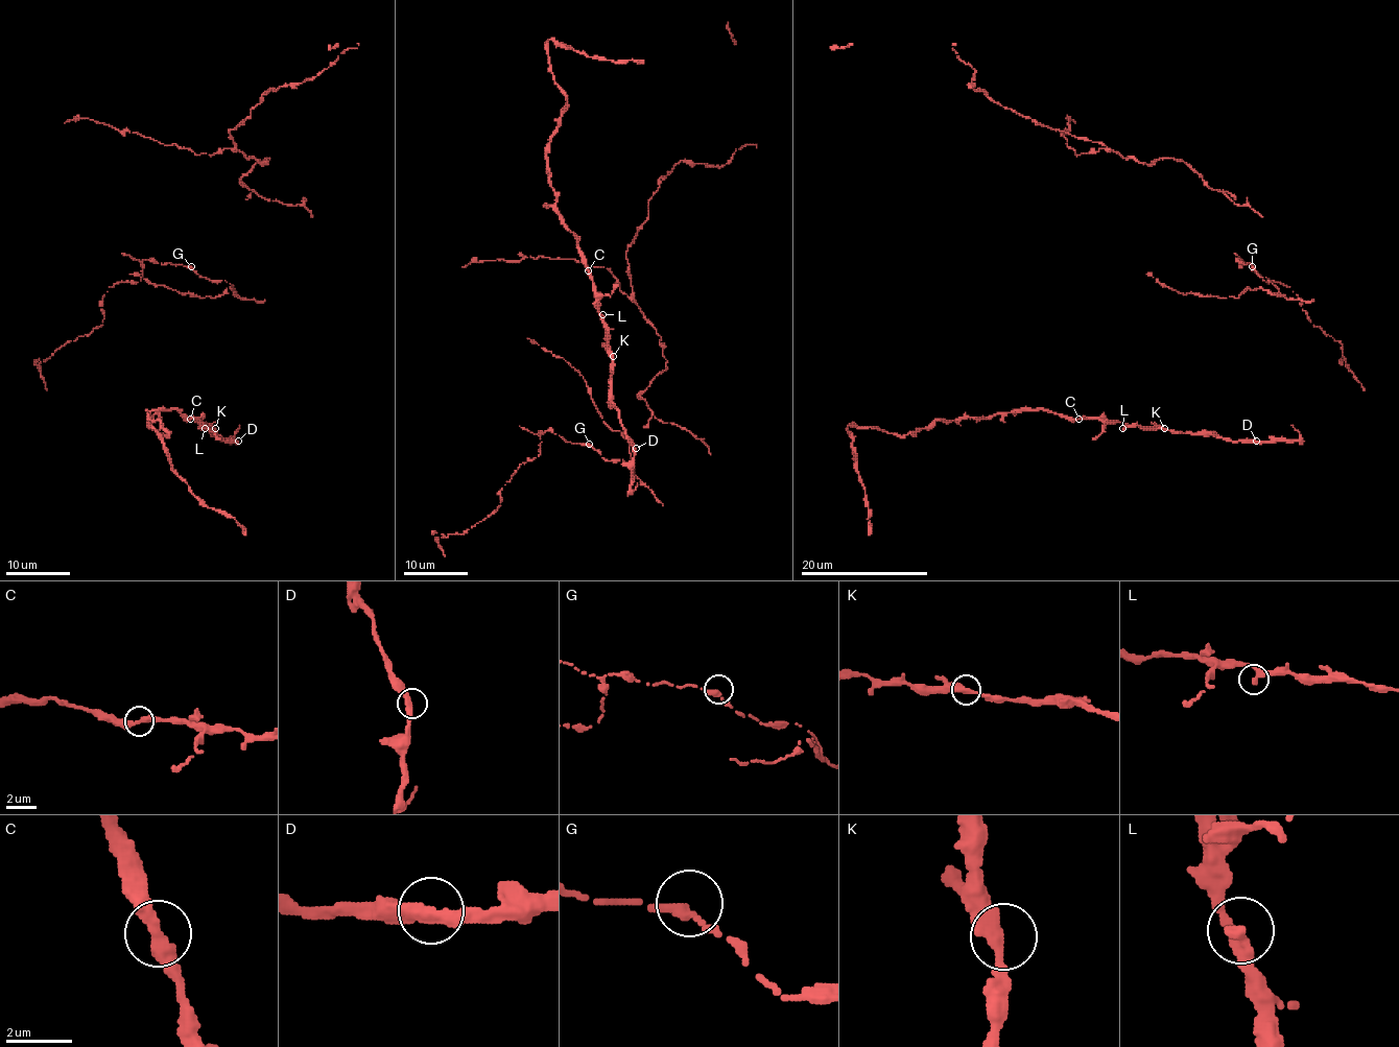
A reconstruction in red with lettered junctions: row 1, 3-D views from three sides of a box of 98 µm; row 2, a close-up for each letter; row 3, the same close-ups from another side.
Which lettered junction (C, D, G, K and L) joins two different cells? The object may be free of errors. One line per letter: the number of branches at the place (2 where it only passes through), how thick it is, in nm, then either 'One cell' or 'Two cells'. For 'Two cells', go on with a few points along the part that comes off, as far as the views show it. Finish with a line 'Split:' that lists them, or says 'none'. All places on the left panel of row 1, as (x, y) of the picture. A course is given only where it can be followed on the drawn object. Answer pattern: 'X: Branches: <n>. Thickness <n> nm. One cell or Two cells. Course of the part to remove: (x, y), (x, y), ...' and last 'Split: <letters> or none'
C: Branches: 2. Thickness 380 nm. One cell
D: Branches: 2. Thickness 380 nm. One cell
G: Branches: 2. Thickness 280 nm. One cell
K: Branches: 2. Thickness 360 nm. One cell
L: Branches: 2. Thickness 320 nm. One cell
Split: none

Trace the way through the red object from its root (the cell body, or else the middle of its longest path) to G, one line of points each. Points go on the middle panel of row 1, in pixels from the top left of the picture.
G: (655, 498), (622, 459), (607, 460), (589, 444)

